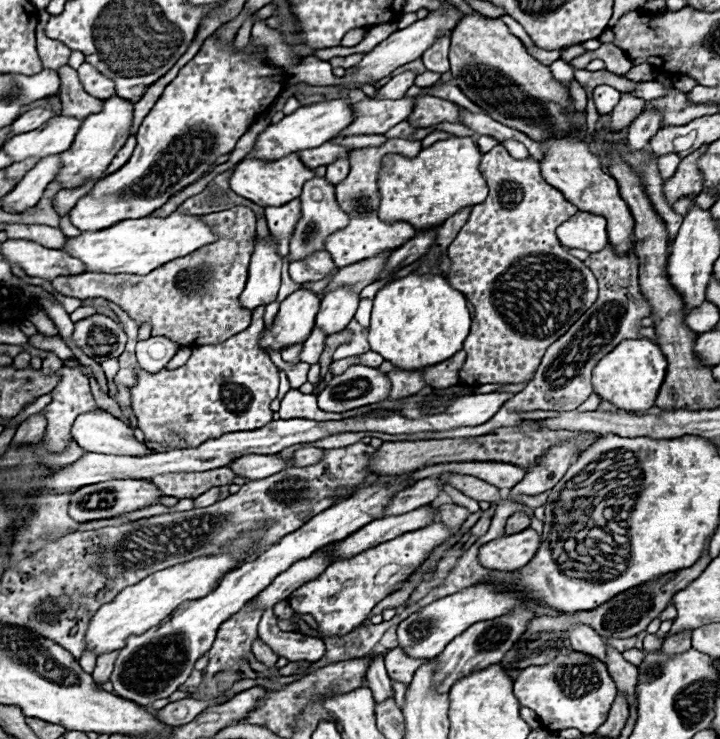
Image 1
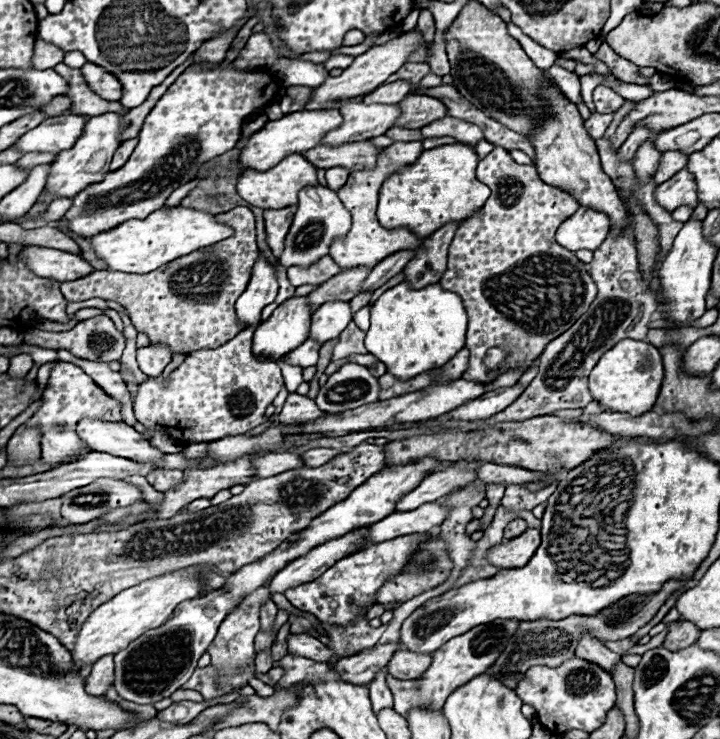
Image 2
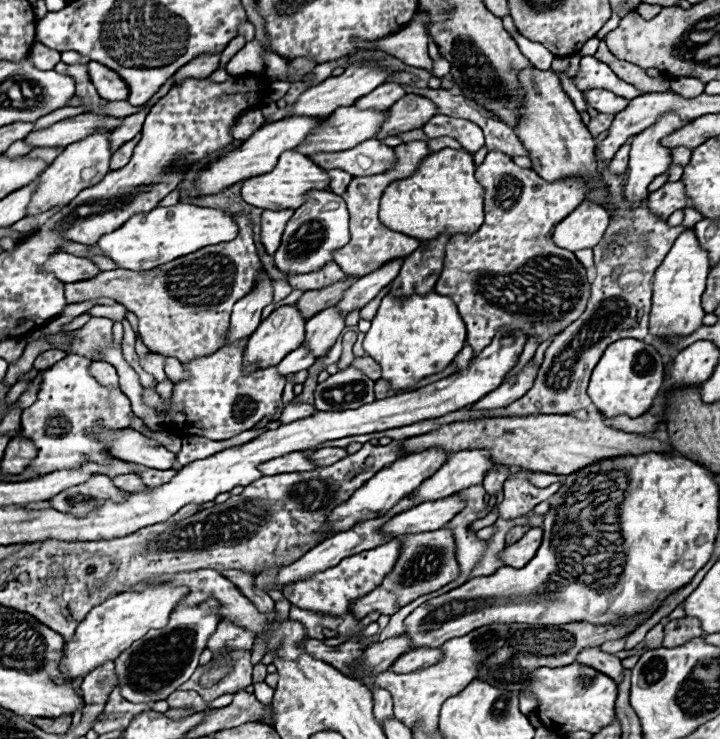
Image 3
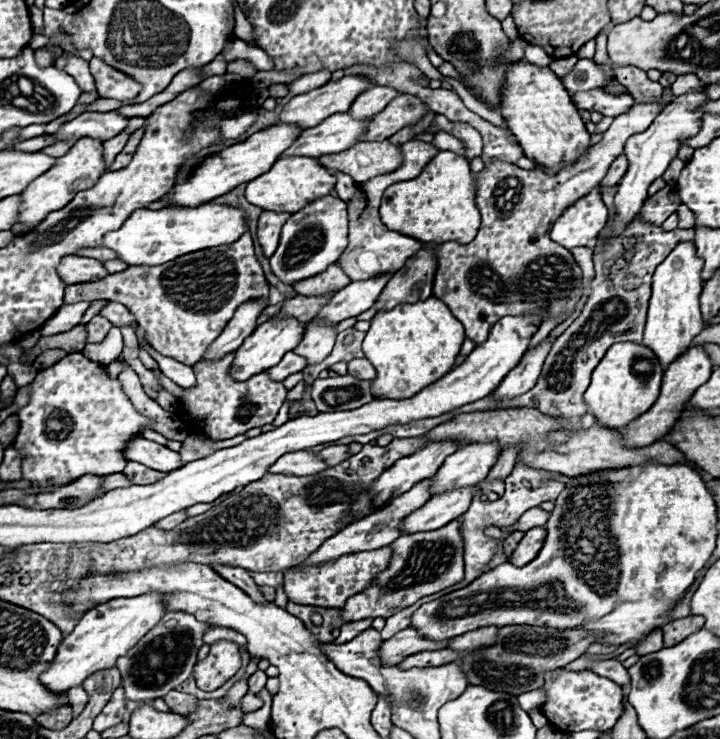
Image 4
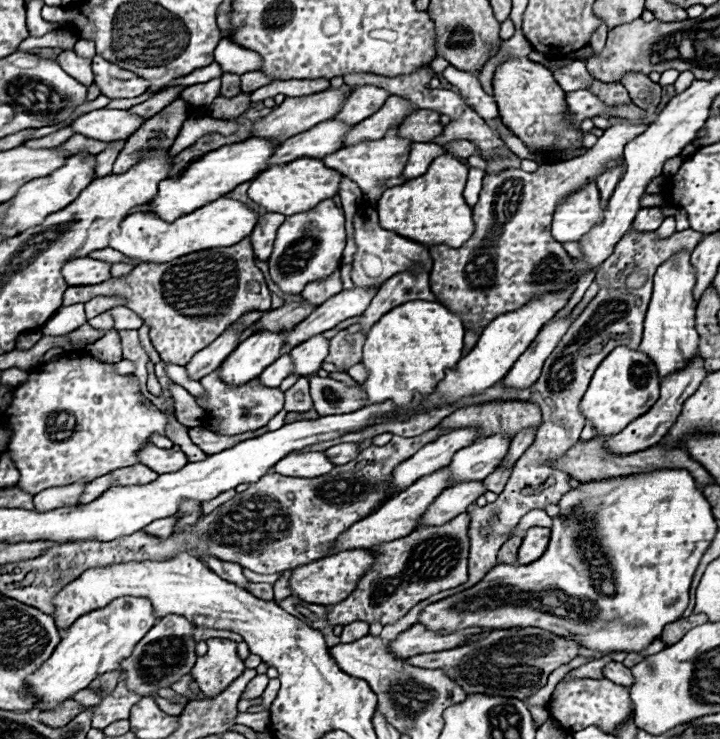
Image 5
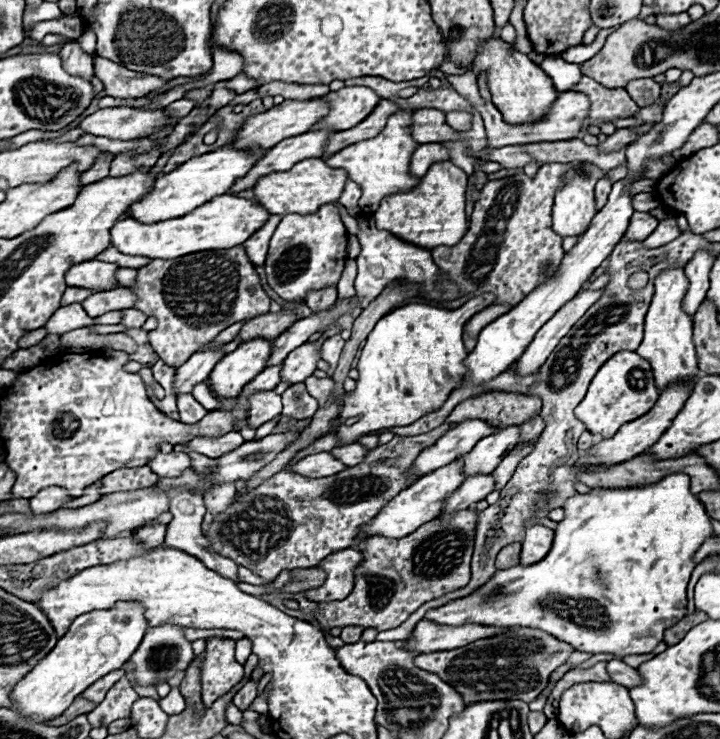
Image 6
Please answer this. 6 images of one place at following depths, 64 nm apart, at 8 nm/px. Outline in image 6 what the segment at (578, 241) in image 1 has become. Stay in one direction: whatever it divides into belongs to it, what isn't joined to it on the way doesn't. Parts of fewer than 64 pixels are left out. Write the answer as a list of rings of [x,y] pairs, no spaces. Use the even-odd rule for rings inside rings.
[[[588,164],[582,172],[570,172],[566,176],[568,184],[556,192],[552,208],[552,228],[560,238],[580,236],[590,226],[596,216],[594,186],[604,176],[604,172]]]

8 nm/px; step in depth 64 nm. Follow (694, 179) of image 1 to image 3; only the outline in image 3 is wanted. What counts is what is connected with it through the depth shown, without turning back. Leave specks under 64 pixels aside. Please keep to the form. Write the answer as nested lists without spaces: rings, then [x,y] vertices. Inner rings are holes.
[[[682,178],[676,182],[666,182],[662,188],[652,192],[648,196],[648,204],[662,218],[668,218],[674,210],[680,208],[694,208],[694,202],[690,202],[690,196],[684,190]]]

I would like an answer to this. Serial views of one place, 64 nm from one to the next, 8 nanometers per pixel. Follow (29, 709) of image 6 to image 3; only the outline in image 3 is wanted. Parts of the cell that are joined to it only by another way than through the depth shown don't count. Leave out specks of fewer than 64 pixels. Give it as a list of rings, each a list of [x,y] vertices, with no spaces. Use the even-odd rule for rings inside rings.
[[[158,584],[158,586],[146,586],[140,592],[116,594],[110,600],[94,606],[88,612],[88,616],[78,624],[74,638],[64,646],[64,660],[60,664],[62,676],[54,680],[62,682],[62,680],[74,680],[86,676],[106,660],[118,658],[120,652],[130,648],[130,644],[140,640],[148,630],[162,628],[170,612],[174,610],[174,606],[186,598],[186,592],[188,592],[186,586]]]

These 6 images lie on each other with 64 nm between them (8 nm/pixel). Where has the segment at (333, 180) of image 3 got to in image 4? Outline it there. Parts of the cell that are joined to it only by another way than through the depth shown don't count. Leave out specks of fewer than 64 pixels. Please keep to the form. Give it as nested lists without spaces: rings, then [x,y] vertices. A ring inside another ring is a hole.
[[[332,170],[332,174],[336,176],[336,186],[334,186],[334,190],[336,190],[338,198],[342,198],[344,202],[348,202],[348,200],[352,198],[352,194],[354,194],[354,180],[352,180],[350,176],[338,172],[338,170]]]

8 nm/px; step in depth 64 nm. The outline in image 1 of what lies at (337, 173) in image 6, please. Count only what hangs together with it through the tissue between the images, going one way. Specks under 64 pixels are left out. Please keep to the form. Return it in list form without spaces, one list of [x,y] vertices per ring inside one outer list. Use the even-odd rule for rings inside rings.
[[[288,154],[288,156],[284,156],[280,160],[272,160],[272,162],[262,162],[258,158],[244,158],[242,162],[238,162],[228,184],[234,192],[238,192],[238,196],[248,198],[258,206],[282,206],[300,196],[302,184],[306,180],[310,180],[310,176],[314,176],[314,172],[310,168],[306,168],[298,160],[296,154]]]

